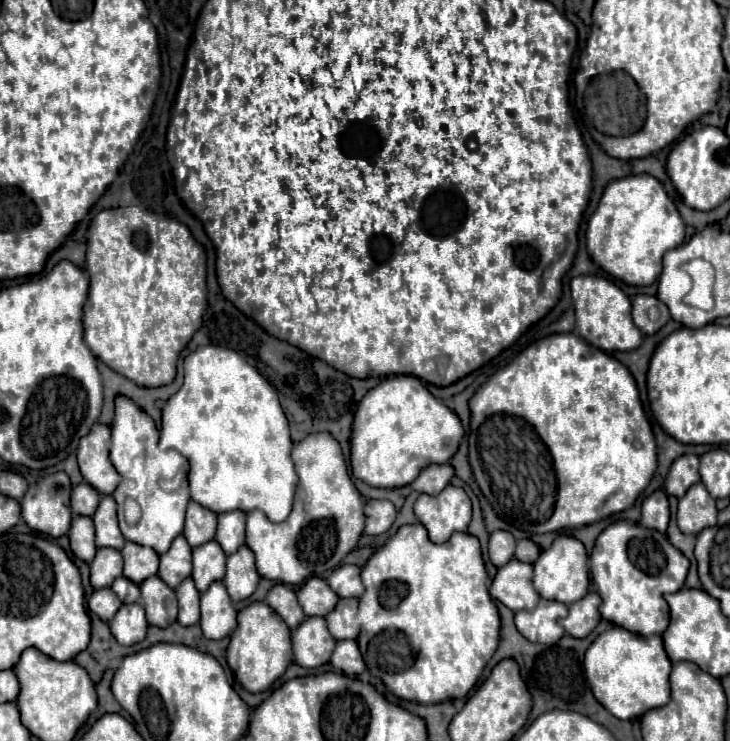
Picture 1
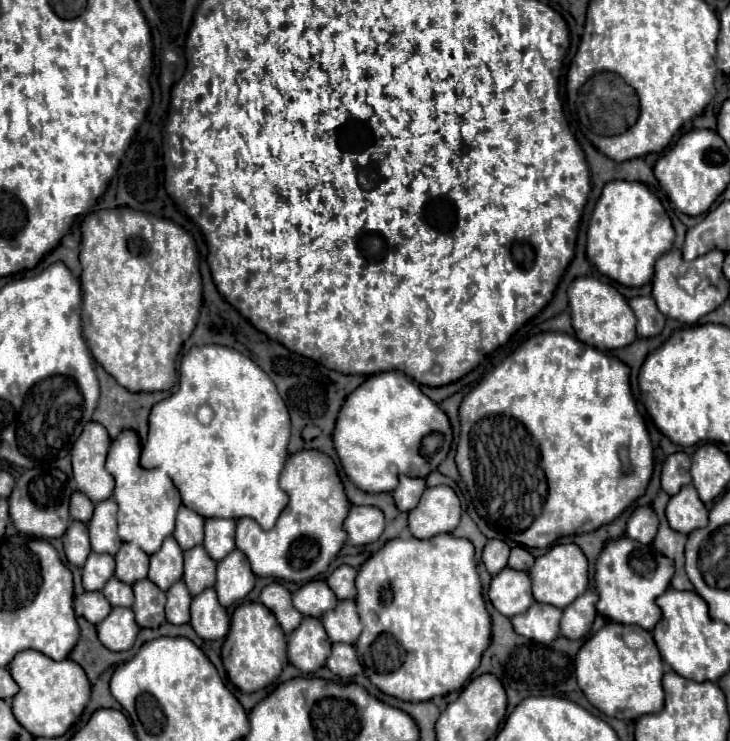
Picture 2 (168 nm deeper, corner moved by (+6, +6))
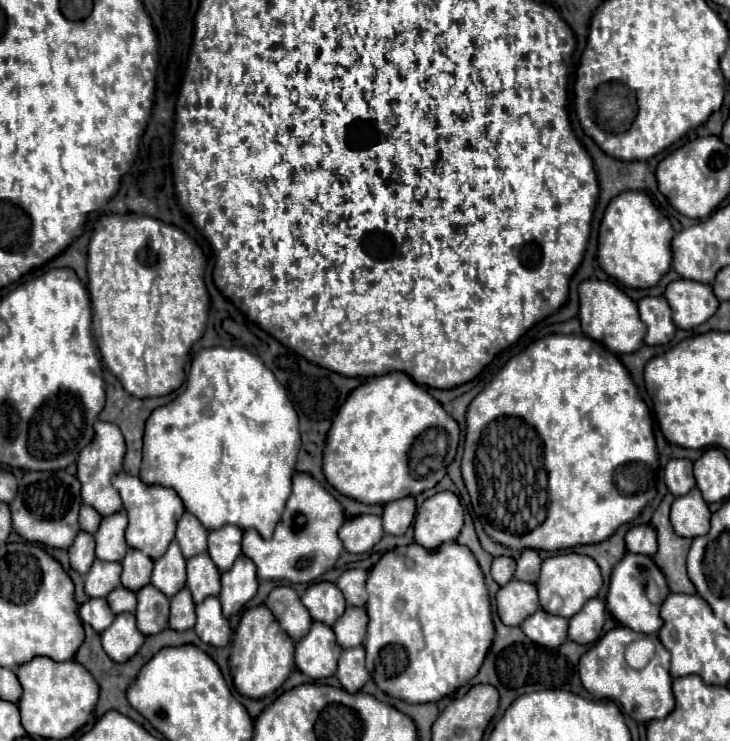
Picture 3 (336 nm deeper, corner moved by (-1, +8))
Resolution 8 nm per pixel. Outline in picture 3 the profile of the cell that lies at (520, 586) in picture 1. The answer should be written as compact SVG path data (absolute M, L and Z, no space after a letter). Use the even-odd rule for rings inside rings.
M511 579L497 591L497 611L505 625L521 625L523 619L539 609L539 597L533 583Z

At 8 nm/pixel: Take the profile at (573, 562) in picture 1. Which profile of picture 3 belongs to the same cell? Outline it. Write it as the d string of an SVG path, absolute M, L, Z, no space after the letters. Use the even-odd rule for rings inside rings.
M559 553L553 557L547 557L541 567L541 575L537 581L539 601L541 607L547 609L547 613L555 613L561 617L571 617L571 613L577 613L583 607L583 601L595 597L601 589L601 571L599 565L589 555L579 553Z

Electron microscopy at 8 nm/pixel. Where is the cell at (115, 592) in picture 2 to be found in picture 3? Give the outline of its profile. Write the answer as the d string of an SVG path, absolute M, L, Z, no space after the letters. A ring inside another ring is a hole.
M115 587L109 595L107 595L107 601L113 609L113 613L133 613L135 611L135 605L137 605L137 595L135 591L127 589L127 587Z

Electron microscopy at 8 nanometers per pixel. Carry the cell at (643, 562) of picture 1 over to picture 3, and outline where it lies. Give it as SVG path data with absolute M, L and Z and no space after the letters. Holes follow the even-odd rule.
M627 551L623 555L623 559L613 567L611 583L609 583L609 591L607 591L607 609L613 613L613 617L621 625L625 625L637 633L655 635L663 625L659 609L661 609L667 593L669 593L669 587L667 587L665 575L657 567L657 563L649 555L639 555L639 553Z

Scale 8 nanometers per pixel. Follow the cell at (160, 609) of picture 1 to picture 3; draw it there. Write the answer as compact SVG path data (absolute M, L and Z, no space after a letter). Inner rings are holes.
M151 583L137 591L137 625L143 635L159 633L169 621L169 599Z

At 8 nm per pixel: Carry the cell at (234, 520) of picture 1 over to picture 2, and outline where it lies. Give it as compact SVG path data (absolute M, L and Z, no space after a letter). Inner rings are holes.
M206 519L204 549L212 559L220 561L224 559L224 555L228 555L228 551L236 549L234 531L236 531L234 519Z

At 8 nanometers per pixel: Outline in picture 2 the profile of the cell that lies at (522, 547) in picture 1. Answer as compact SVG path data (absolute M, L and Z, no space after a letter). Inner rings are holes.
M514 547L514 549L512 549L508 567L516 569L516 571L530 571L532 563L534 563L534 557L532 557L524 547Z

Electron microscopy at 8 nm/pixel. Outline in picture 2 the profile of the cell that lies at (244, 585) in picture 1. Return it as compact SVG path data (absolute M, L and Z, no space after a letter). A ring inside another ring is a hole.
M234 549L230 555L226 555L218 563L218 575L216 575L216 595L222 607L230 607L236 601L244 599L254 587L254 573L248 567L248 559L244 559L244 553Z

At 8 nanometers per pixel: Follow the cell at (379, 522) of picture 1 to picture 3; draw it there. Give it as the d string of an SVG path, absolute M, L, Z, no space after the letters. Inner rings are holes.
M379 515L349 517L343 523L341 531L339 531L343 547L349 553L367 553L367 551L371 551L381 541L383 535L385 535L383 519Z

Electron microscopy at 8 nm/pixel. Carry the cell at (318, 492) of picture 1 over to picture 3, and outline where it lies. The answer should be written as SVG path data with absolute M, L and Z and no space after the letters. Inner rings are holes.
M309 473L293 475L293 491L287 499L287 507L281 515L281 523L271 539L263 539L255 529L243 531L243 555L251 557L257 565L257 577L261 579L285 579L289 583L311 583L325 571L329 571L339 553L343 541L339 541L339 529L345 521L341 503Z

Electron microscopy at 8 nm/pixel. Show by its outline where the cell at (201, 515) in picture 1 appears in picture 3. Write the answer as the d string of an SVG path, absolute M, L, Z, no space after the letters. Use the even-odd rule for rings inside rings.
M183 513L183 517L177 523L177 543L181 545L181 551L185 559L193 557L195 553L207 551L207 529L201 525L201 521L193 513Z

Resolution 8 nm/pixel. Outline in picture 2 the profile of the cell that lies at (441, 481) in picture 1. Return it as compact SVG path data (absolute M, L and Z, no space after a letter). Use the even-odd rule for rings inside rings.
M410 477L400 479L396 491L392 491L396 509L400 513L412 511L416 507L416 503L420 501L420 495L424 493L424 489L426 489L426 481L424 479L410 479Z

